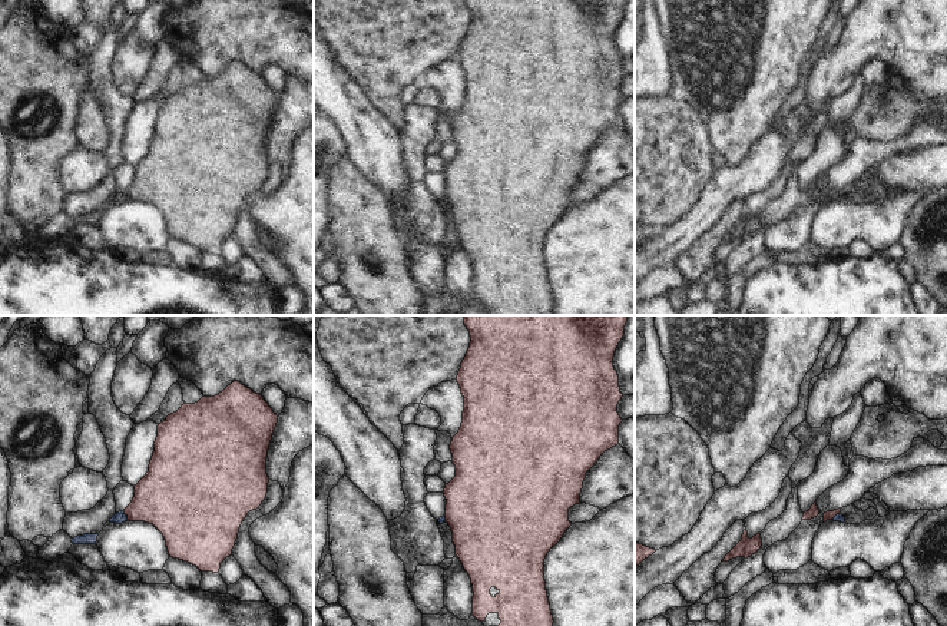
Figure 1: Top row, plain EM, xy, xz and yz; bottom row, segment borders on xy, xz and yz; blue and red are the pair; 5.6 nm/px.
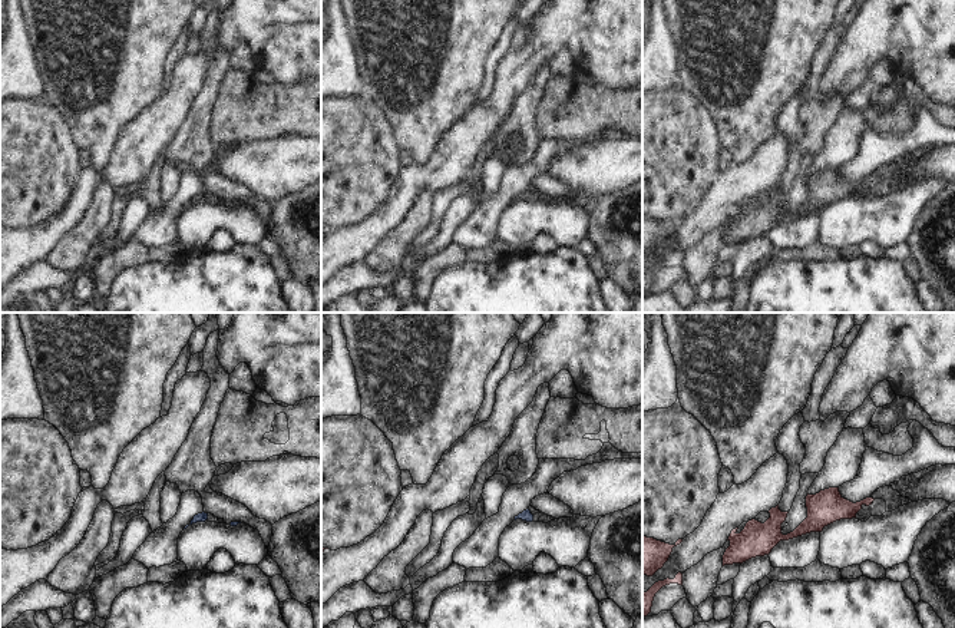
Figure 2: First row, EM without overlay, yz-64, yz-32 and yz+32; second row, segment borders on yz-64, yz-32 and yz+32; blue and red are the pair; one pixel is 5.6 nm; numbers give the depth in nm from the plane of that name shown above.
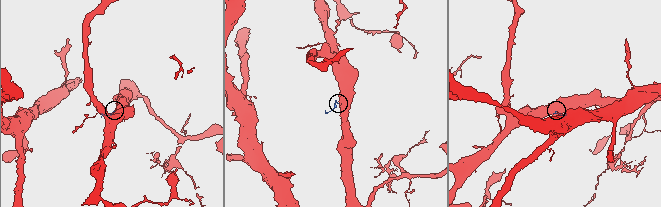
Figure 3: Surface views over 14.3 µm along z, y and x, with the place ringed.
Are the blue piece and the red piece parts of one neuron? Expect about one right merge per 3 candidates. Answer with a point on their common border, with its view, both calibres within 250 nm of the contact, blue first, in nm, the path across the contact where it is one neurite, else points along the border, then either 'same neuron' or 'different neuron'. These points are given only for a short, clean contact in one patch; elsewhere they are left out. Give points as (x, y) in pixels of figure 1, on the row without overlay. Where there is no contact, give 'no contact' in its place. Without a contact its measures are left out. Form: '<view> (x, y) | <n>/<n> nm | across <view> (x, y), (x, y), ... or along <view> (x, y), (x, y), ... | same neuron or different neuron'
xy (125, 194) | 70/340 nm | along xy (123, 189), (128, 198) | different neuron

